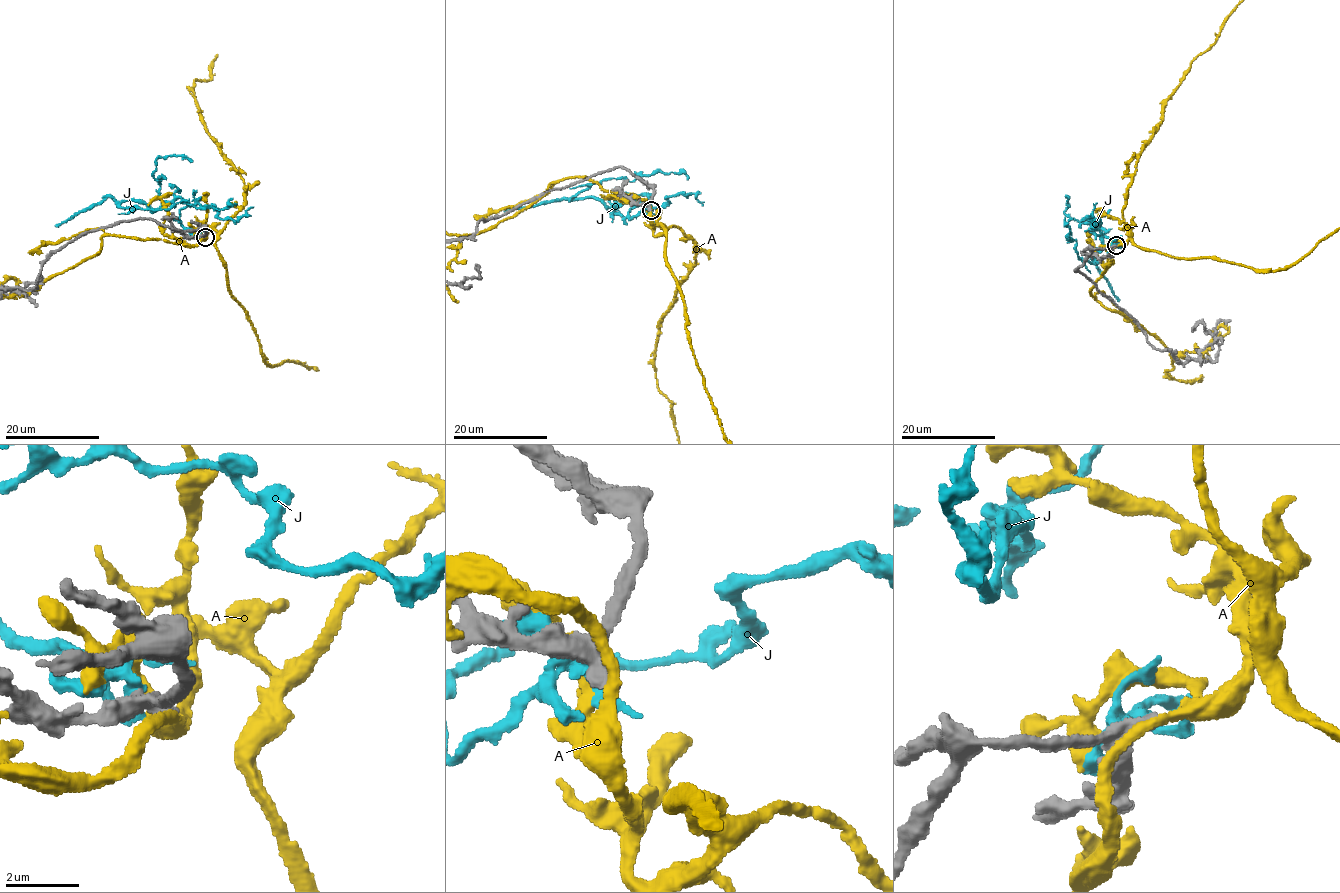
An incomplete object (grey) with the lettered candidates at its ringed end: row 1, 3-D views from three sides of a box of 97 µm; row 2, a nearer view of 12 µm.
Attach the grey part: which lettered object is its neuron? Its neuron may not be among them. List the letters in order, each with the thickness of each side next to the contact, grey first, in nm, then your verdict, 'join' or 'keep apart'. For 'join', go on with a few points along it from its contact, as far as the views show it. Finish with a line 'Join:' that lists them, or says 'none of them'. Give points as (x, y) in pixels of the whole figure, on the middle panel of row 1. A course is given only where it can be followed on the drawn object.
A: 360/300 nm | keep apart
J: 480/200 nm | keep apart
Join: none of them

